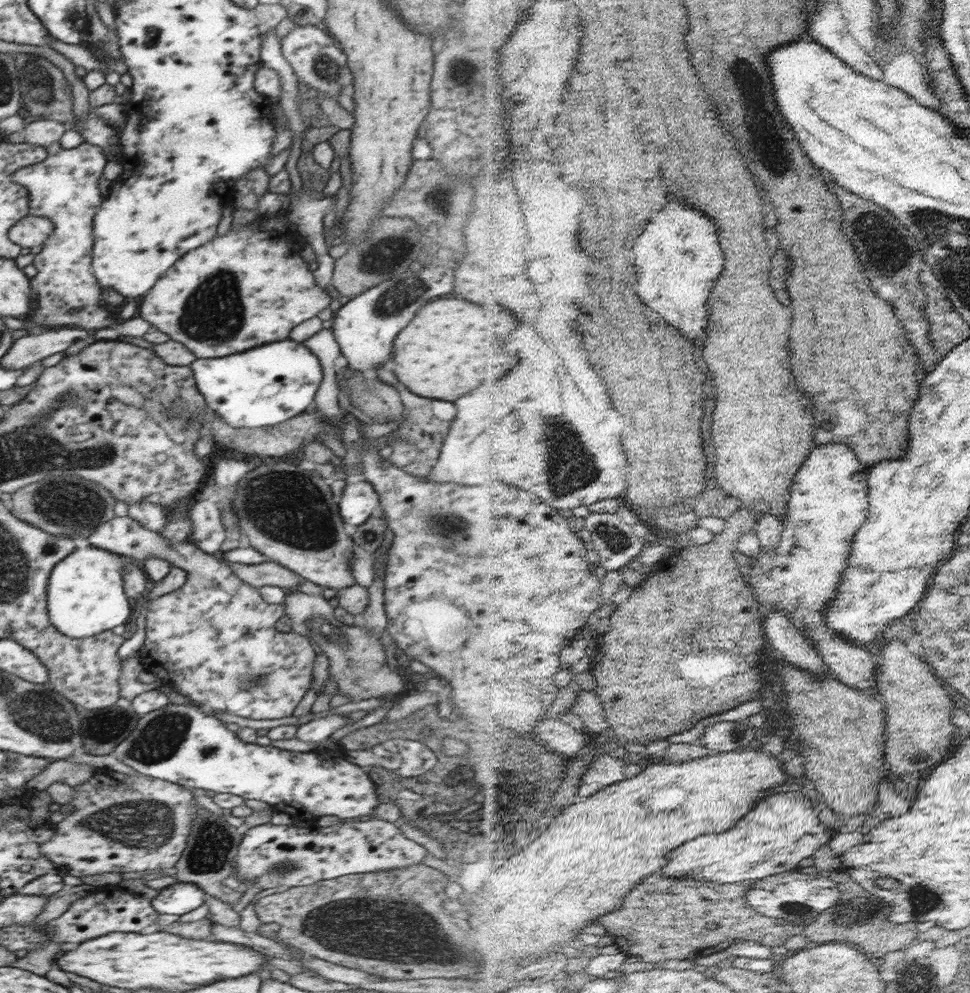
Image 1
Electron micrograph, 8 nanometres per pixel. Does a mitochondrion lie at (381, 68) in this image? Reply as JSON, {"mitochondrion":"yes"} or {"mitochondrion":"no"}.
{"mitochondrion":"no"}

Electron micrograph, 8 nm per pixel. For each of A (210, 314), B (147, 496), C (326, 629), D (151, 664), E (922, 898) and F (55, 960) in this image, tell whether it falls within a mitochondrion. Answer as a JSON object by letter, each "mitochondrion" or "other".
{"A":"mitochondrion","B":"other","C":"mitochondrion","D":"other","E":"mitochondrion","F":"other"}

